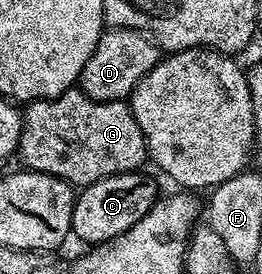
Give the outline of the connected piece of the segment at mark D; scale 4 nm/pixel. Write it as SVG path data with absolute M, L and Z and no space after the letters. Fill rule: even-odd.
M106 27L105 31L101 33L95 54L91 54L91 58L87 58L87 66L83 66L79 87L83 94L87 94L87 98L98 100L99 102L125 100L132 96L135 86L161 59L163 59L162 49L158 48L157 42L153 37L130 28Z

